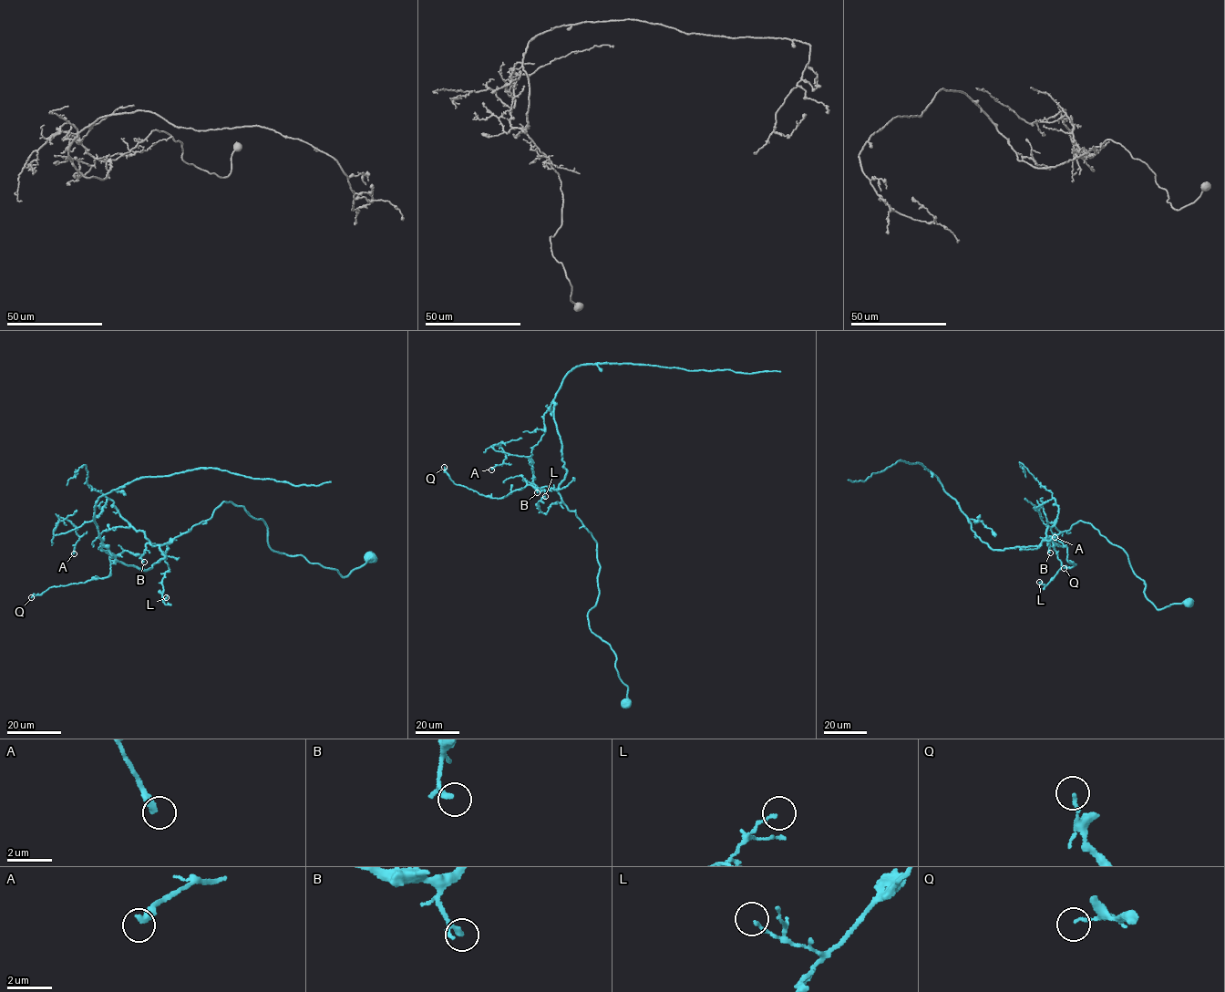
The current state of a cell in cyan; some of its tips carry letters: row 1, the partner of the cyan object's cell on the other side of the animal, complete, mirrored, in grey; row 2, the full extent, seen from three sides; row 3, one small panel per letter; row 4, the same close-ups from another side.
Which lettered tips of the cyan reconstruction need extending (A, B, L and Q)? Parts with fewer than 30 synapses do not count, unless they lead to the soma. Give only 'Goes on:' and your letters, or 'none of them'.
Goes on: none of them

